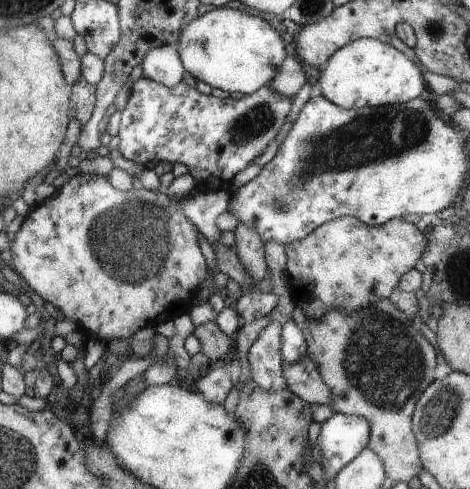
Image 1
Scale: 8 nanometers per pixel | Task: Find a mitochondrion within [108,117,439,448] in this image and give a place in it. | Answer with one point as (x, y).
(381, 360)

